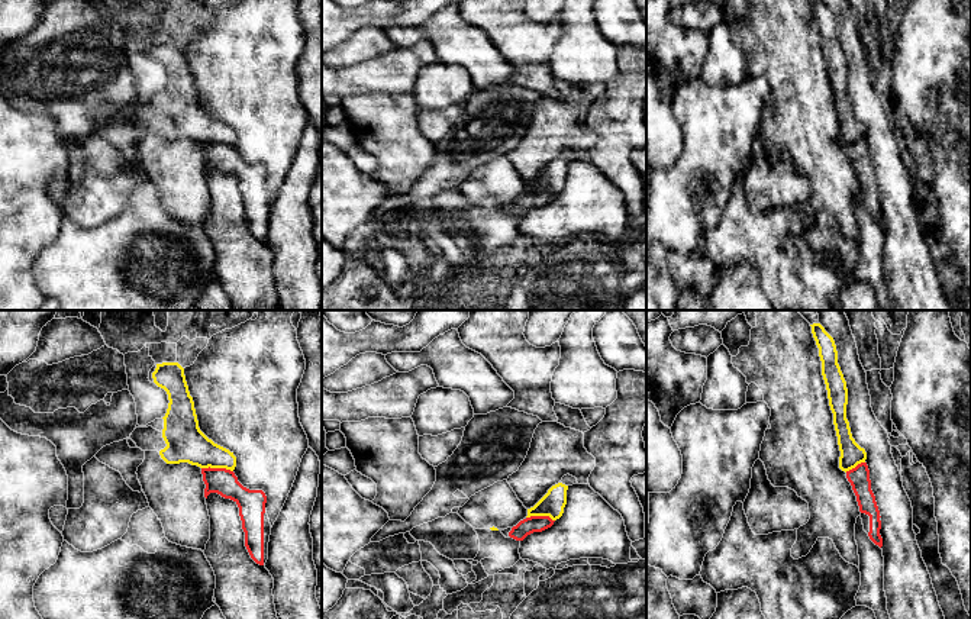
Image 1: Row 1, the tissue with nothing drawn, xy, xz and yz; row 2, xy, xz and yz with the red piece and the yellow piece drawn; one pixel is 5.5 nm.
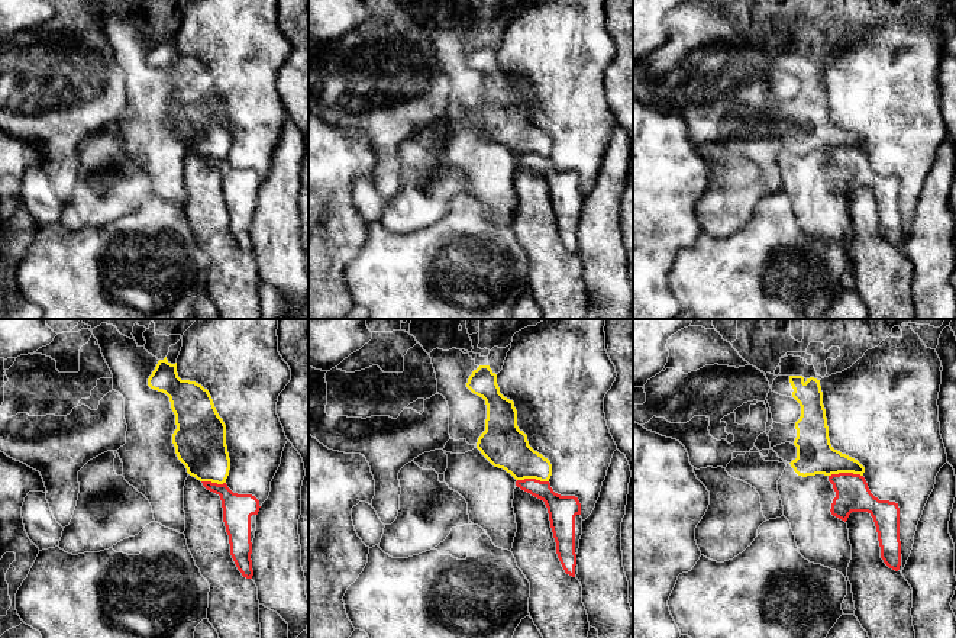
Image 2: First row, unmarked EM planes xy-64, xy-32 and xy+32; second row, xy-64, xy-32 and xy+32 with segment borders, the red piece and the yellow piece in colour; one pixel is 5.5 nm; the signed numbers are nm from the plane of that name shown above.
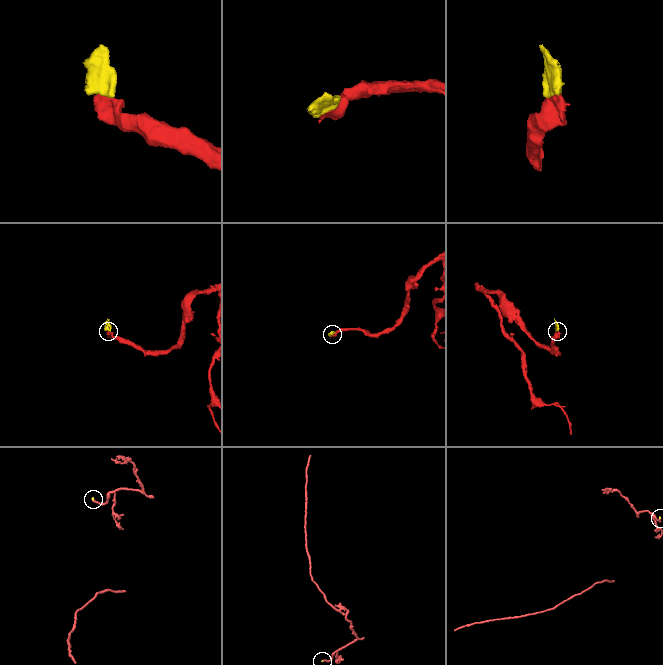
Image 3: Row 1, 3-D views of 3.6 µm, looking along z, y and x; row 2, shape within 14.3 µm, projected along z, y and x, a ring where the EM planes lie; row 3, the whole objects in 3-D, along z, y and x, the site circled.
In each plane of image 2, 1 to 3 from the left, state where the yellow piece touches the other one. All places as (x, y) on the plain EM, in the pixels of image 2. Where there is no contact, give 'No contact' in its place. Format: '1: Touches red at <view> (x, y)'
1: Touches red at xy-64 (213, 158)
2: Touches red at xy-32 (533, 154)
3: Touches red at xy+32 (845, 148)

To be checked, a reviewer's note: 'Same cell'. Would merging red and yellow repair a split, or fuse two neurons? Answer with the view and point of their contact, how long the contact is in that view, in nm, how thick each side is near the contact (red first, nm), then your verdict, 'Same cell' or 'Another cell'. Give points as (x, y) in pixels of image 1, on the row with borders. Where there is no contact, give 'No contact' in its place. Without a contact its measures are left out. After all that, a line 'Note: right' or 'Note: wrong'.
Touches red at xy (218, 468). Shared border 180 nm. Thickness 150 nm (red) against 220 nm. Another cell
Note: wrong

